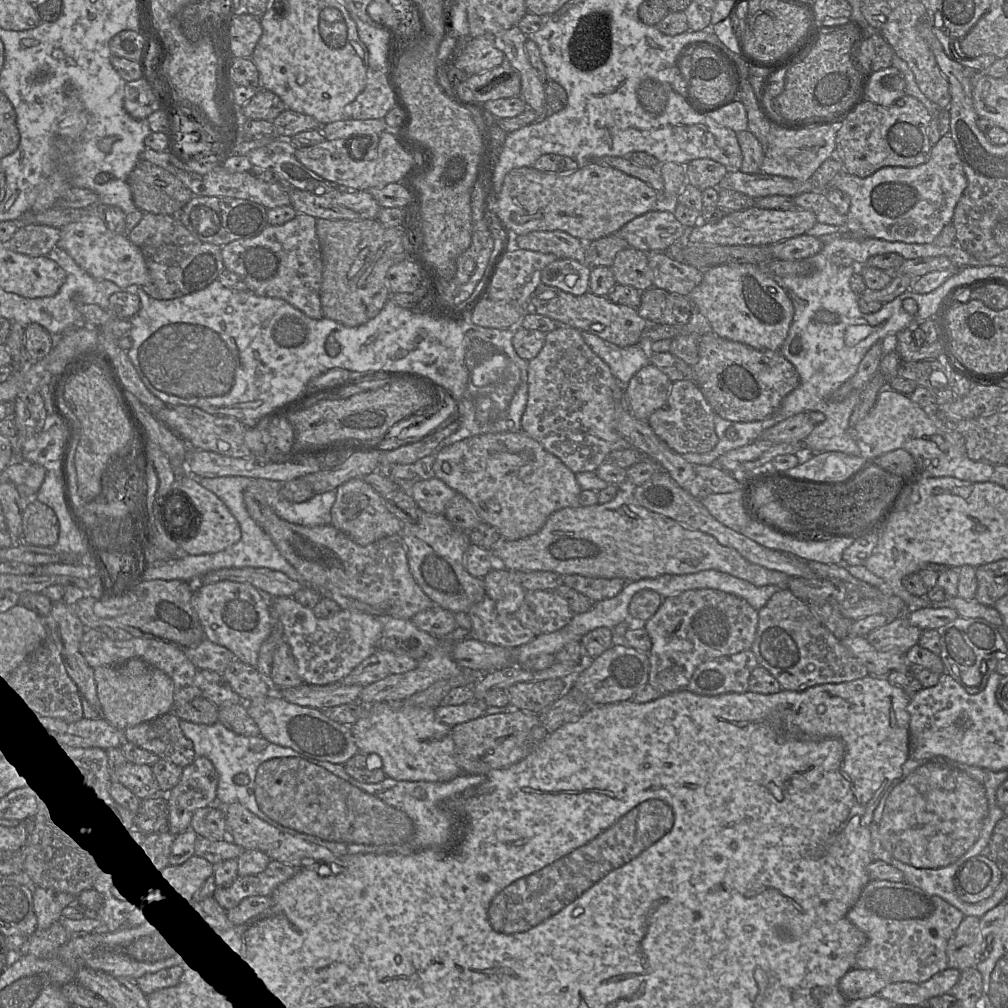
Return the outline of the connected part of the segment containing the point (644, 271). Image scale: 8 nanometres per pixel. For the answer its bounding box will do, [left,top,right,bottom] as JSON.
[610,247,653,292]

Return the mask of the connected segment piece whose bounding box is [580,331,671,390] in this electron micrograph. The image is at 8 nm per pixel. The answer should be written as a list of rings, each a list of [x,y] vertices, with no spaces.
[[[580,332],[585,343],[609,366],[614,377],[624,386],[624,390],[631,378],[650,363],[649,352],[668,352],[671,344],[670,339],[662,339],[646,347],[642,344],[619,347],[591,333]]]

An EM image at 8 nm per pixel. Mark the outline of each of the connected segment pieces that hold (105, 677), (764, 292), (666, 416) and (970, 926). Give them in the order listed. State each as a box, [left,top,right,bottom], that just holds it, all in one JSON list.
[[94,659,173,731],[687,263,794,351],[647,380,718,455],[946,916,985,971]]

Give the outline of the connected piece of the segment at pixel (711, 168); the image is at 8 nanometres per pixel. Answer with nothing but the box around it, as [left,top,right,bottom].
[685,158,728,192]

